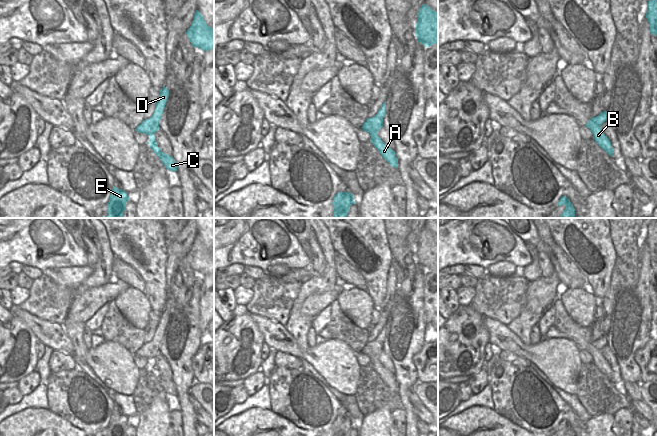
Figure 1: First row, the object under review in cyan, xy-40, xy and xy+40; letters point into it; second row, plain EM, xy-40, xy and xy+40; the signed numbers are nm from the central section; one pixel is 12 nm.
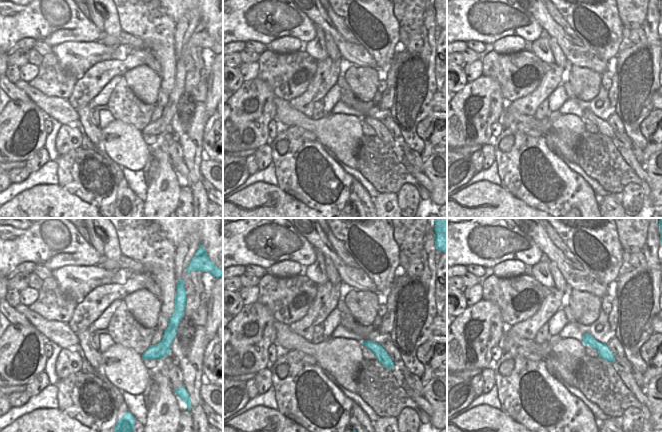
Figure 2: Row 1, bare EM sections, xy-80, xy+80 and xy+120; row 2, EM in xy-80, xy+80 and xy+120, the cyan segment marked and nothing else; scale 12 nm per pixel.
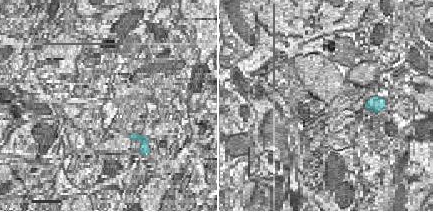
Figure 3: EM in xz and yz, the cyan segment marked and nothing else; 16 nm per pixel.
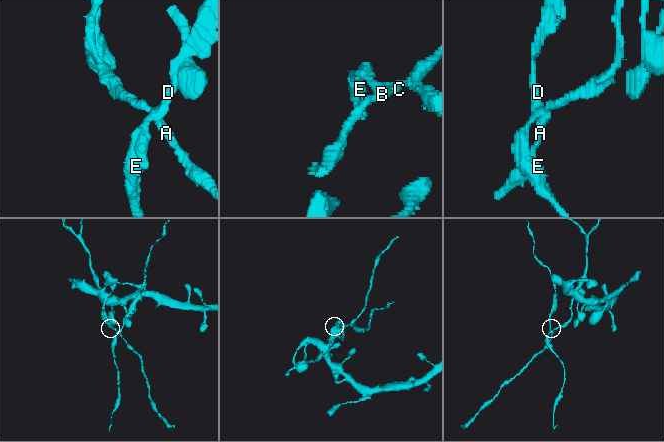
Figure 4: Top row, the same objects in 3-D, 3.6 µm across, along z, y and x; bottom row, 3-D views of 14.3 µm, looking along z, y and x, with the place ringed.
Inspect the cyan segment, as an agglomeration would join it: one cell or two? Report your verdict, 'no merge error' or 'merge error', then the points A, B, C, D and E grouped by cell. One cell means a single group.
merge error; A B C / D E

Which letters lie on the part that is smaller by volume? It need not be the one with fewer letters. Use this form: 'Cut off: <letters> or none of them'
Cut off: D, E

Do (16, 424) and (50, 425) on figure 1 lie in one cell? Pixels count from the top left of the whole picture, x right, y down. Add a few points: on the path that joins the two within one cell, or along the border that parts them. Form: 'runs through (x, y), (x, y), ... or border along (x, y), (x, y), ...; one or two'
runs through (24, 425), (42, 425); one

